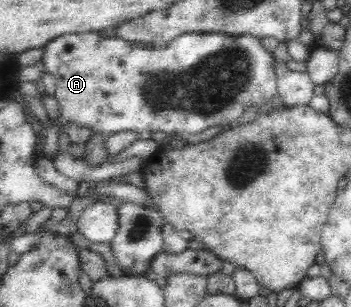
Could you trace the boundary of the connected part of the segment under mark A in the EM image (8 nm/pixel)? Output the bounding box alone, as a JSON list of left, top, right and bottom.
[40,31,276,156]

